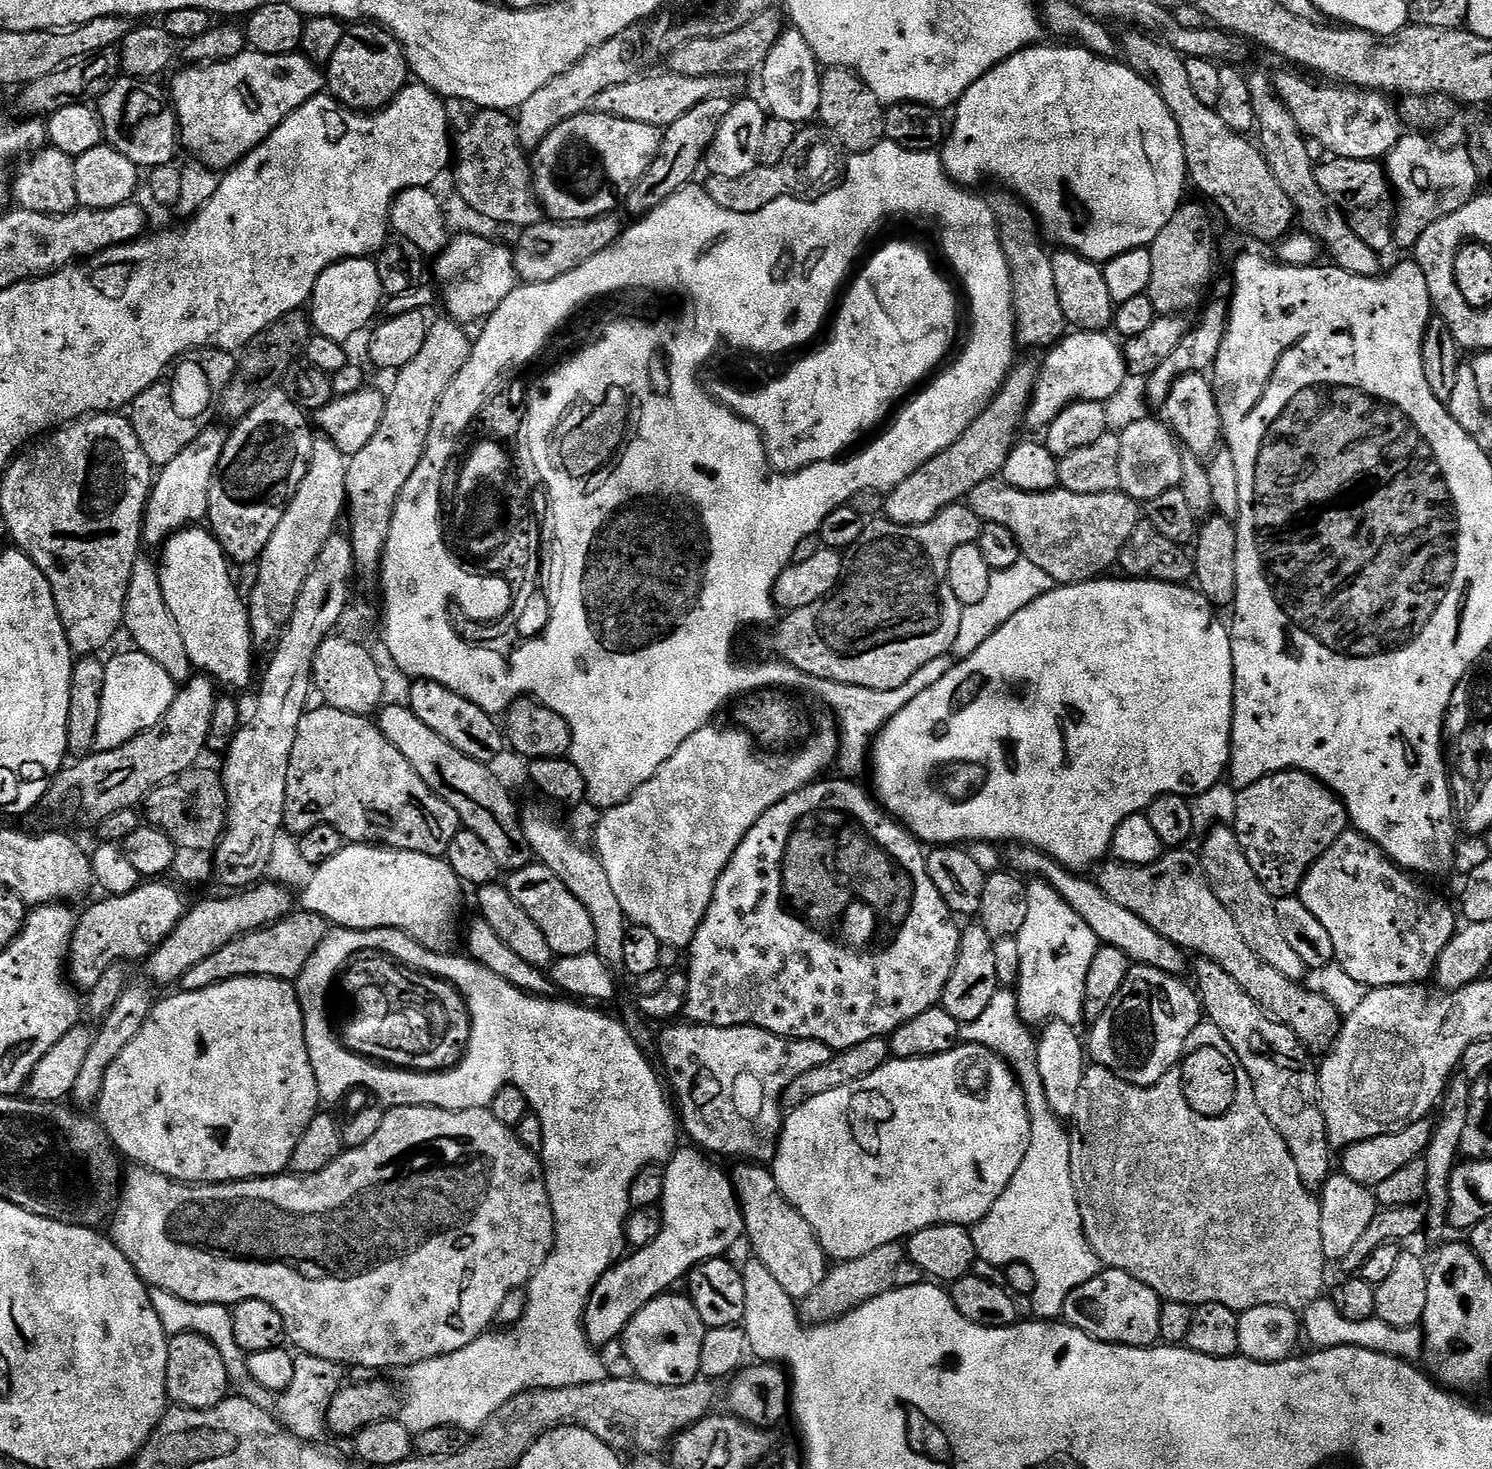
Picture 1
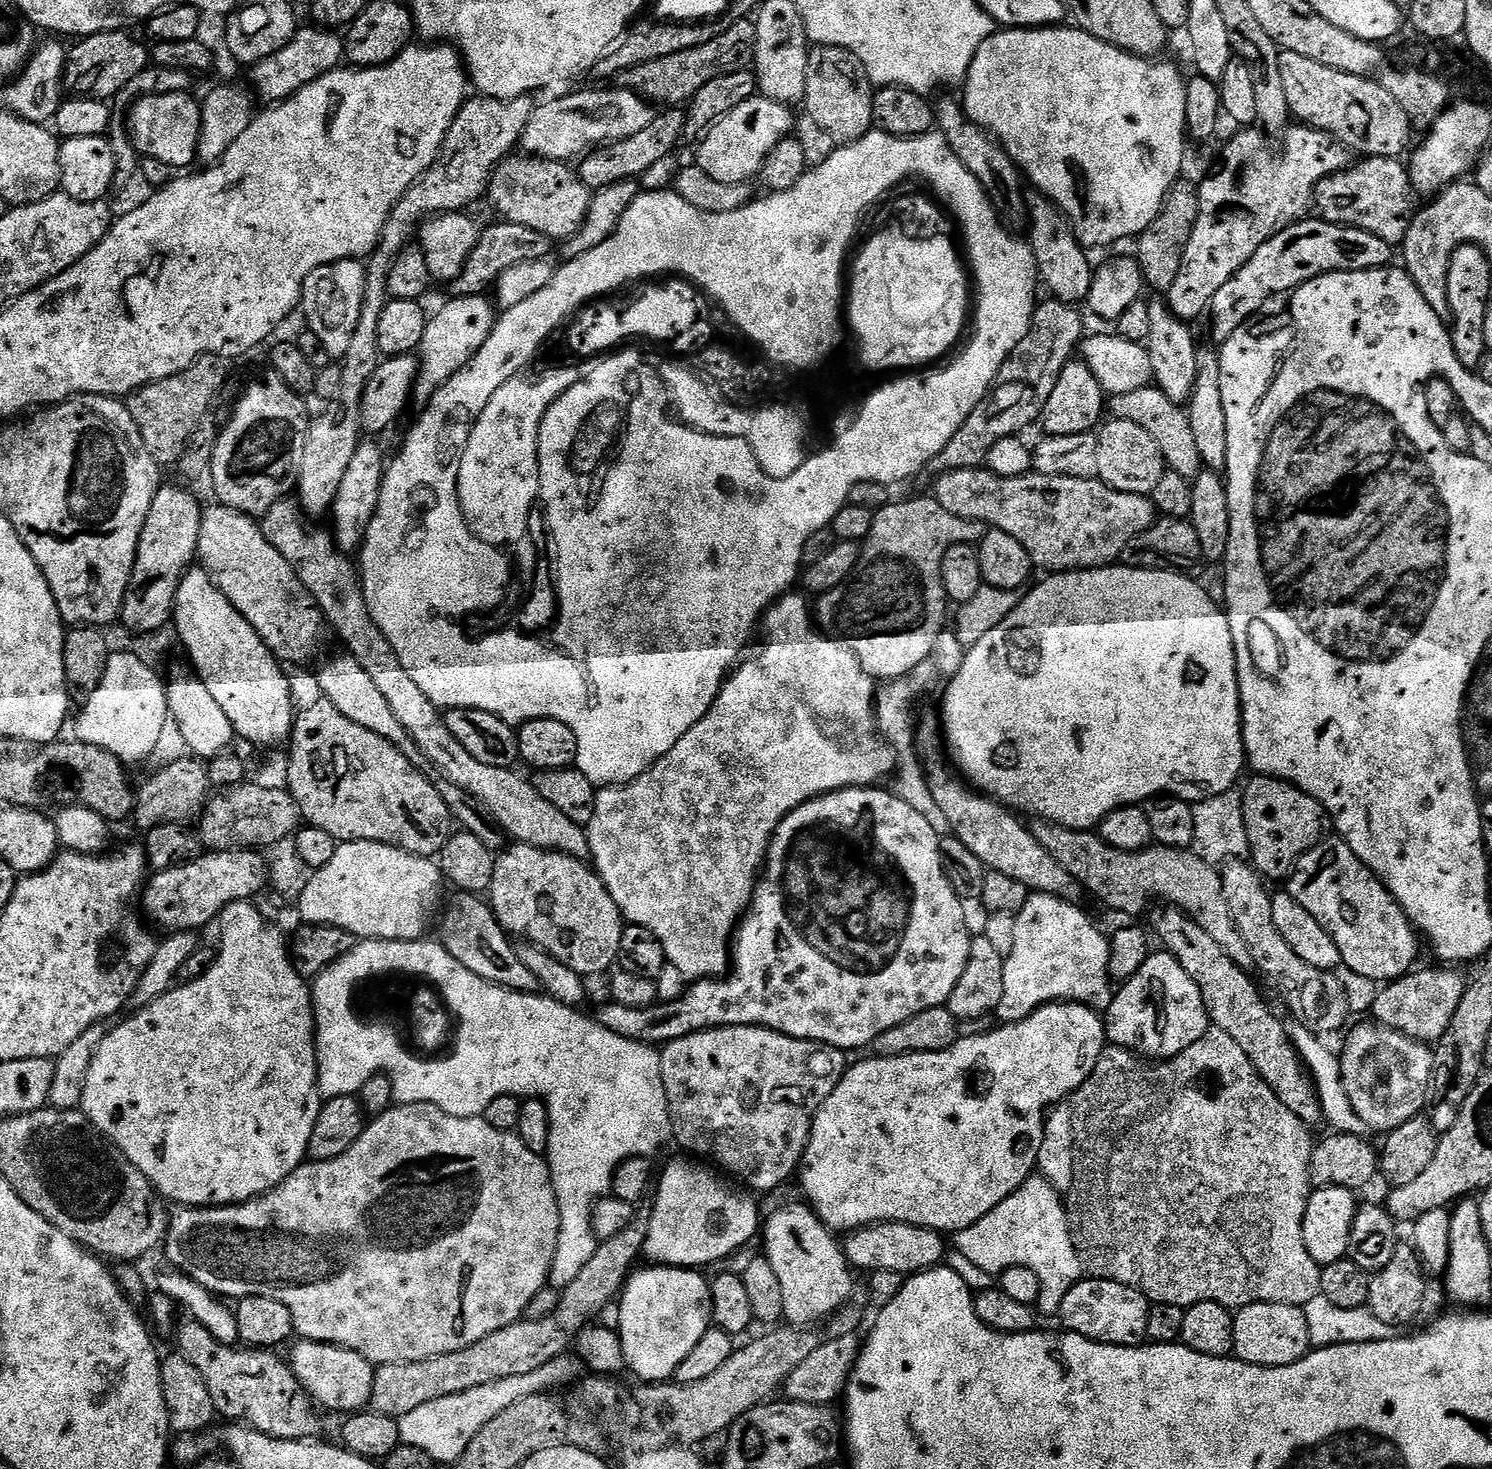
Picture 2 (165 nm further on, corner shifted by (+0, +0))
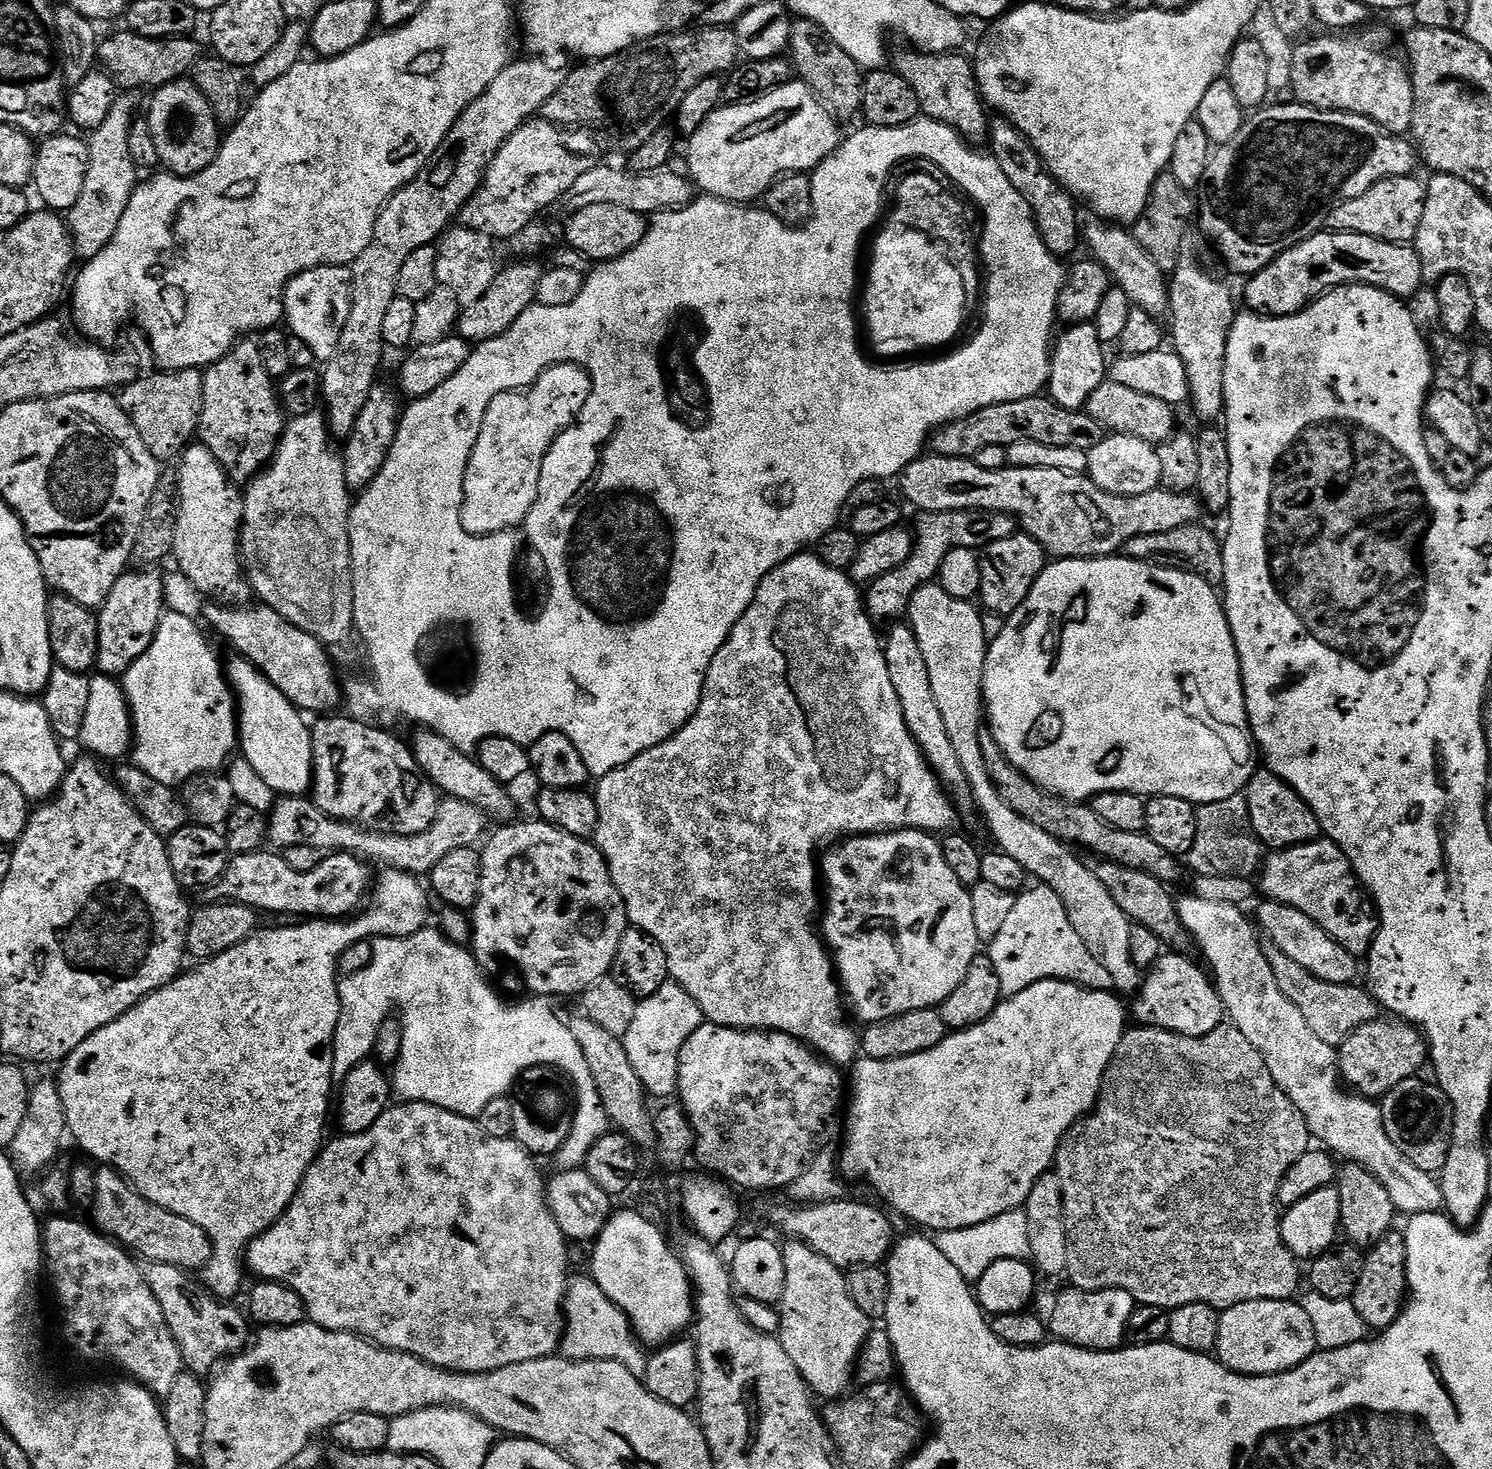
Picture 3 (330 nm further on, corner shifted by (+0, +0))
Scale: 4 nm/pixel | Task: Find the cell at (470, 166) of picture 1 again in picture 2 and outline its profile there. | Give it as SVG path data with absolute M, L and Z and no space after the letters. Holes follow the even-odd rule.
M513 154L496 167L488 183L487 199L492 199L497 217L510 224L530 226L546 234L553 242L569 240L582 226L592 205L593 189L588 188L567 163L542 160L527 154Z

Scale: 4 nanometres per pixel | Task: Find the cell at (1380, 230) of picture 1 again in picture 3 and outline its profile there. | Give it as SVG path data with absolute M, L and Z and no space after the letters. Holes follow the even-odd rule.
M1415 175L1388 176L1370 186L1366 194L1358 194L1358 198L1341 199L1328 216L1327 227L1334 232L1366 234L1382 242L1411 245L1418 234L1418 226L1422 226L1428 197L1425 181L1416 179Z

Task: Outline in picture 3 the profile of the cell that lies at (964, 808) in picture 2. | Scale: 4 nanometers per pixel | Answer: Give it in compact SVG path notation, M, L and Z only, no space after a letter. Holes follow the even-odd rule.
M900 622L885 635L882 640L886 670L890 670L890 682L894 682L894 690L898 694L898 702L902 706L902 714L906 718L906 726L918 742L920 752L926 763L932 767L936 779L952 797L952 803L961 813L972 812L972 791L966 780L966 773L958 762L958 753L946 734L946 725L942 713L938 710L938 702L934 702L934 689L930 687L930 674L926 671L926 661L922 658L922 650L918 647L918 638L914 630L907 623ZM897 627L897 628L896 628Z

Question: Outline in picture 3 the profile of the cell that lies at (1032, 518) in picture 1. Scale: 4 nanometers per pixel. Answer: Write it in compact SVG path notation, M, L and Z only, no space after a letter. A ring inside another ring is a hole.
M924 454L921 455L919 460L910 462L910 466L906 466L906 470L900 473L898 483L900 483L901 494L920 512L1001 512L1007 516L1012 516L1022 529L1023 535L1037 540L1049 557L1065 560L1082 560L1117 555L1123 549L1124 544L1130 542L1130 538L1138 538L1142 534L1166 534L1166 530L1178 530L1187 524L1197 523L1201 519L1199 517L1200 512L1202 513L1202 505L1199 499L1187 492L1169 492L1168 489L1159 487L1137 496L1115 496L1099 488L1094 481L1089 480L1087 475L1084 474L1073 474L1062 470L1046 470L1045 468L1013 468L1011 466L999 468L998 470L982 470L982 466L978 466L975 459L944 457L937 454Z

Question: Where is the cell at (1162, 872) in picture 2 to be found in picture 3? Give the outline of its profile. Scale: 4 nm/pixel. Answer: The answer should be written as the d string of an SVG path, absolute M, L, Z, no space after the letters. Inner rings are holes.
M981 731L980 737L982 754L986 758L986 771L990 774L994 786L998 788L1002 802L1006 802L1010 810L1022 814L1026 822L1032 822L1034 826L1038 826L1063 844L1093 852L1093 857L1101 860L1113 860L1165 882L1179 878L1181 861L1162 850L1162 846L1158 846L1158 842L1151 840L1144 832L1126 834L1126 830L1114 830L1114 826L1110 826L1110 822L1102 822L1102 818L1098 818L1098 814L1094 814L1094 810L1087 803L1064 800L1060 796L1053 796L1051 792L1045 792L1030 778L1026 778L1022 770L1018 770L1009 762L1006 754L1002 754L996 739L992 737L991 731Z

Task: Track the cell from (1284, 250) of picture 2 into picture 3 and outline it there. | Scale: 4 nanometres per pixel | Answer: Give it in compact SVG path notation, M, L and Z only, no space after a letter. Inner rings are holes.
M1325 230L1315 232L1309 240L1301 240L1287 250L1274 262L1267 264L1261 272L1247 281L1244 288L1244 300L1251 311L1257 316L1293 316L1307 308L1313 299L1331 292L1333 288L1343 288L1346 284L1369 284L1375 288L1386 290L1390 294L1401 298L1409 298L1420 287L1426 284L1422 274L1422 262L1418 258L1415 247L1403 244L1391 244L1370 238L1366 234L1350 234L1349 232L1334 232Z

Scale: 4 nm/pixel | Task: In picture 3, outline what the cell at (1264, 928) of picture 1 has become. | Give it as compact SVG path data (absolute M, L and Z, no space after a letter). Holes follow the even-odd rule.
M1270 942L1264 944L1264 953L1270 962L1270 970L1274 970L1278 990L1282 990L1282 994L1286 994L1286 998L1290 998L1290 1002L1298 1006L1302 1018L1306 1018L1306 1026L1310 1026L1310 1030L1314 1030L1314 1034L1318 1034L1322 1042L1339 1046L1347 1036L1354 1034L1354 1030L1377 1019L1378 1005L1363 987L1356 988L1355 983L1322 982L1322 978L1298 966L1294 958L1286 958L1286 954L1282 954L1282 950L1278 950Z

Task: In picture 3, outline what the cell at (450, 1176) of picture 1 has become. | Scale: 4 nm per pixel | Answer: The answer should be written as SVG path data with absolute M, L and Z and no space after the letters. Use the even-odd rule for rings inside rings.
M397 1103L395 1106L388 1107L382 1114L382 1118L378 1118L378 1122L374 1122L374 1126L370 1126L368 1132L363 1132L357 1136L344 1134L339 1138L341 1140L336 1140L333 1144L332 1141L325 1143L324 1147L321 1148L320 1155L308 1167L304 1181L300 1183L298 1194L292 1200L290 1207L284 1211L280 1221L268 1232L262 1233L257 1240L253 1240L248 1247L246 1268L251 1275L253 1272L256 1278L261 1281L284 1284L290 1290L294 1290L302 1298L307 1319L311 1323L322 1326L328 1332L355 1332L357 1336L362 1336L374 1344L379 1344L381 1348L388 1348L392 1352L405 1352L418 1357L420 1360L425 1360L435 1368L447 1368L449 1372L493 1372L494 1370L502 1370L506 1366L514 1366L518 1362L534 1362L538 1358L554 1356L561 1351L565 1325L564 1292L568 1288L568 1277L570 1275L570 1269L568 1269L568 1247L570 1247L570 1244L562 1234L562 1230L558 1230L558 1222L554 1222L554 1214L548 1205L546 1180L545 1177L540 1177L540 1172L536 1169L537 1161L532 1153L527 1152L515 1138L511 1140L490 1138L490 1134L486 1134L475 1119L463 1117L462 1114L451 1113L450 1110L443 1109L440 1106L424 1103Z

